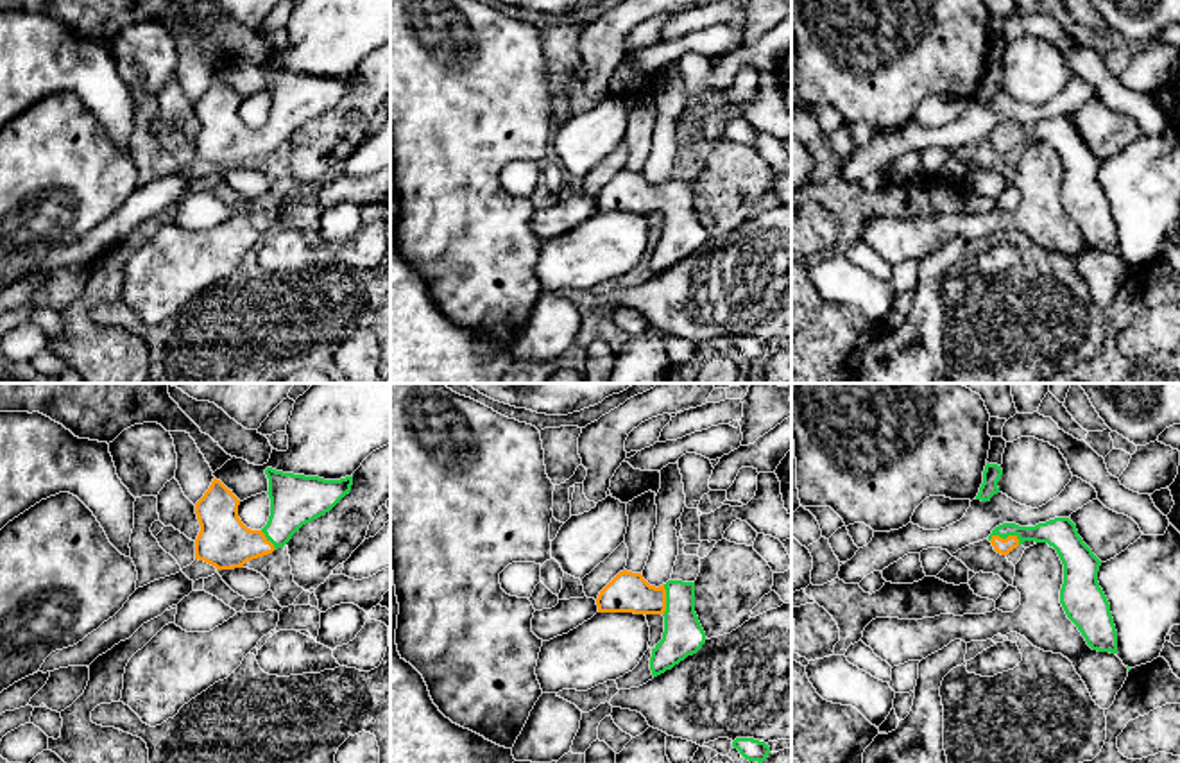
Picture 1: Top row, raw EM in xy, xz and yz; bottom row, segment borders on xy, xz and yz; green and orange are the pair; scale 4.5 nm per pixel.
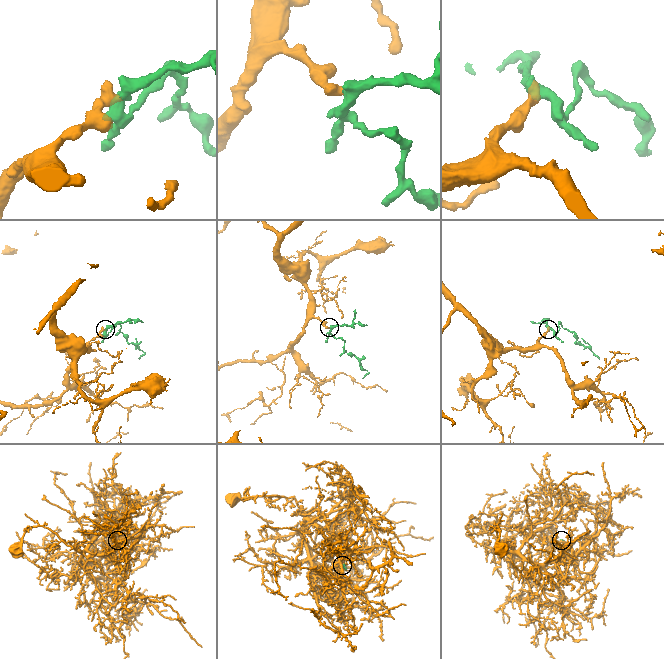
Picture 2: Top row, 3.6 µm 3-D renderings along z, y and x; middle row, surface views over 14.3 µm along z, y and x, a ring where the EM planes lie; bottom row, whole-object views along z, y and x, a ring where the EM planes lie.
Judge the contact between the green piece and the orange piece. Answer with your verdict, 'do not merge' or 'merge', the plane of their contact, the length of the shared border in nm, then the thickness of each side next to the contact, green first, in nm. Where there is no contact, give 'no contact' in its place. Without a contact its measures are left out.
merge; meets green in yz; contact 140 nm long; 140 nm thick on the green side, 70 nm on the other

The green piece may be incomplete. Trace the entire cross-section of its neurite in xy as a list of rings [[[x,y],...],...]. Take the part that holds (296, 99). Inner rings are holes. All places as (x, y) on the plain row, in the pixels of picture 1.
[[[265,68],[270,115],[261,129],[247,127],[238,116],[240,99],[220,79],[195,102],[201,131],[195,158],[218,168],[244,167],[247,159],[285,145],[306,122],[329,111],[353,84],[353,75],[324,79]]]

